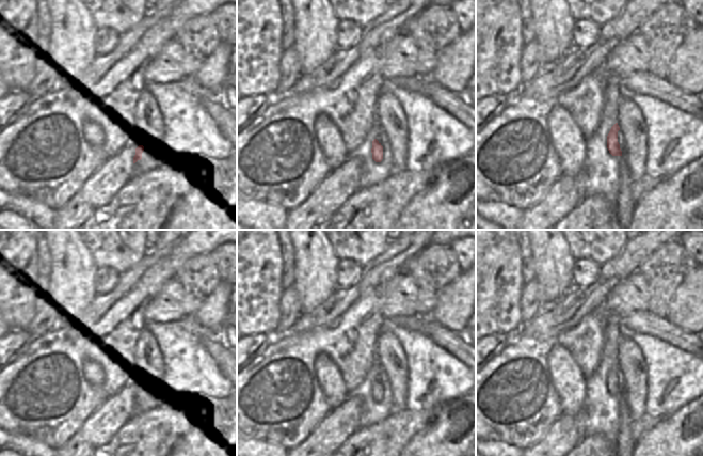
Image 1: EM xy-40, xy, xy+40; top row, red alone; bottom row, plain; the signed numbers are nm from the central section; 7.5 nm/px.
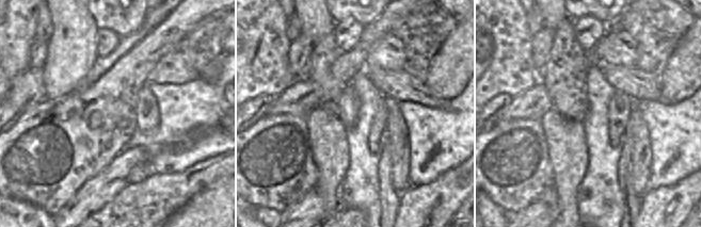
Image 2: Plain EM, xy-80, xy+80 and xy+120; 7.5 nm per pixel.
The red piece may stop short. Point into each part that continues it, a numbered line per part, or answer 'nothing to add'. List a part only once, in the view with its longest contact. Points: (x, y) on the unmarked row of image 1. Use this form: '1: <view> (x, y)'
1: xy-40 (147, 402)

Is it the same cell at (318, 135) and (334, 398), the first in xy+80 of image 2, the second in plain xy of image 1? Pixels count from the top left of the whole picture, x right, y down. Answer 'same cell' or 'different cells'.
same cell

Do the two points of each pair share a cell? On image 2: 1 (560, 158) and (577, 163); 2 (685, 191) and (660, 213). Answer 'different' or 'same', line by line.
1: same
2: same

